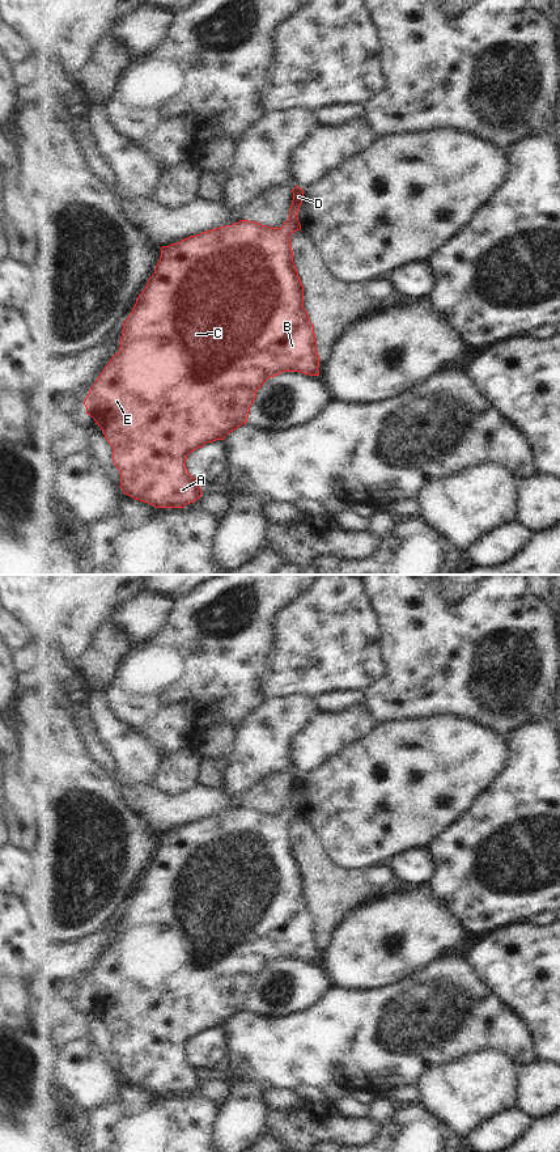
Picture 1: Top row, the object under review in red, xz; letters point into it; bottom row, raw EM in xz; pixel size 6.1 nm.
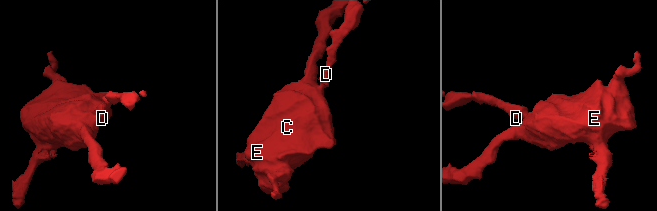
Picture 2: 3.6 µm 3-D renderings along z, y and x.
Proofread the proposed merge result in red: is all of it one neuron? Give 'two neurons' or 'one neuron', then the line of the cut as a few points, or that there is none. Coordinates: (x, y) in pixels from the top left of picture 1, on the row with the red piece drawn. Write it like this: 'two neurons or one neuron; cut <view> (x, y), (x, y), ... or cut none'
one neuron; cut none

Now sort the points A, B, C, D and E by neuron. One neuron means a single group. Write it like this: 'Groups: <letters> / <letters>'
Groups: A B C D E.

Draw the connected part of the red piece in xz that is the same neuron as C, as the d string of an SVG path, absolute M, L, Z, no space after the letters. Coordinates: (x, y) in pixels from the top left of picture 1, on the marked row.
M296 186L292 192L293 200L289 217L281 228L271 228L255 221L239 220L236 224L190 236L177 243L161 247L161 257L154 268L154 274L139 295L131 314L123 322L119 352L110 359L84 401L86 414L101 427L105 439L113 448L113 462L120 473L119 487L135 500L148 503L156 508L184 508L187 504L200 499L203 495L200 483L186 467L188 454L198 448L203 448L207 442L224 440L230 432L246 424L256 391L270 377L279 376L283 372L301 372L309 376L319 376L319 355L317 351L314 325L310 322L309 314L304 308L304 285L293 262L290 241L290 236L301 229L298 211L302 204L304 190Z

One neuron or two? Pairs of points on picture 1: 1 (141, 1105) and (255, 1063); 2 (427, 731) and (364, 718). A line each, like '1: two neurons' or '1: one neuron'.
1: two neurons
2: two neurons

